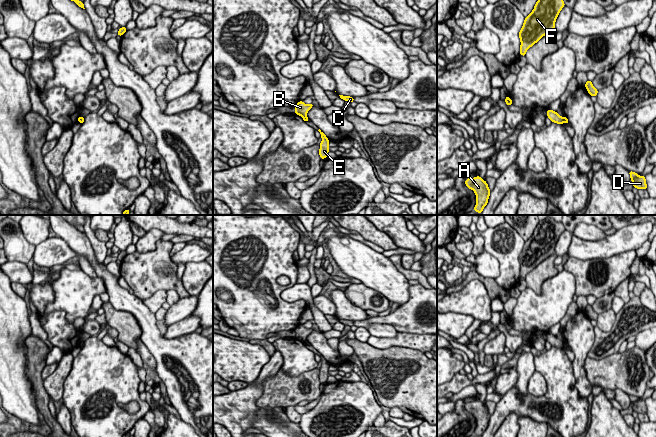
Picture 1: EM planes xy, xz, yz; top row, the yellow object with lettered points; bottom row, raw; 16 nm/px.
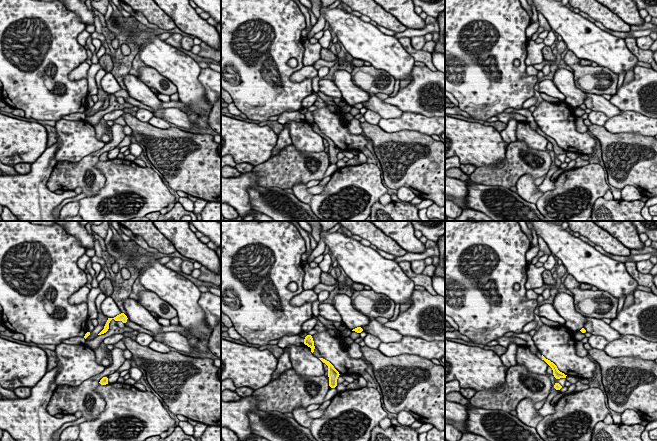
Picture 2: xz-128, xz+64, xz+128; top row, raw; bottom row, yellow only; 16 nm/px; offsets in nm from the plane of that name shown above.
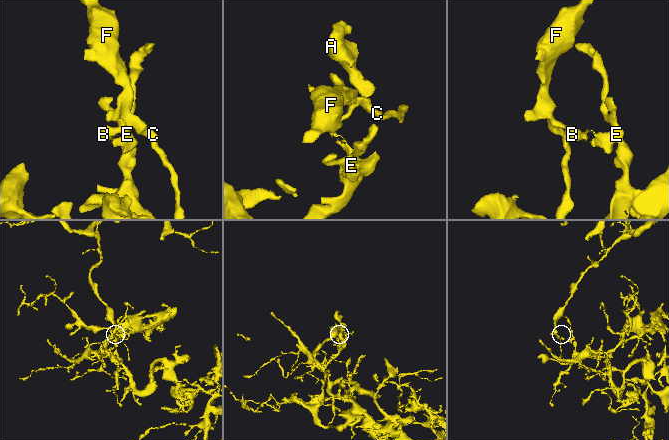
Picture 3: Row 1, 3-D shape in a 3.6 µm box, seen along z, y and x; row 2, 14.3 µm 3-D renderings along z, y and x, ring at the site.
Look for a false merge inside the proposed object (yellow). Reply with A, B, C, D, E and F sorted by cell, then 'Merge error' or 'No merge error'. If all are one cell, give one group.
Groups: A D E / B C F. Merge error

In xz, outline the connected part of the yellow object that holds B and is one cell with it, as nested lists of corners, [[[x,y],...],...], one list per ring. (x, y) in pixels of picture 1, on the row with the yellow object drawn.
[[[299,101],[296,105],[294,105],[295,108],[295,114],[301,116],[302,118],[307,116],[308,111],[313,107],[313,104],[305,104],[303,101]]]

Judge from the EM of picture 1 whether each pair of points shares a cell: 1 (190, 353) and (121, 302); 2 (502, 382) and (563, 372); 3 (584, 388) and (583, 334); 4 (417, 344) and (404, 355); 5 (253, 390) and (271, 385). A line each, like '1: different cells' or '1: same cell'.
1: same cell
2: different cells
3: same cell
4: different cells
5: different cells

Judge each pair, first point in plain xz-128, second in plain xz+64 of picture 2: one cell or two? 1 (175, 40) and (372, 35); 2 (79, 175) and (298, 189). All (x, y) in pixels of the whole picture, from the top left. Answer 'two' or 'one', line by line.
1: two
2: two

